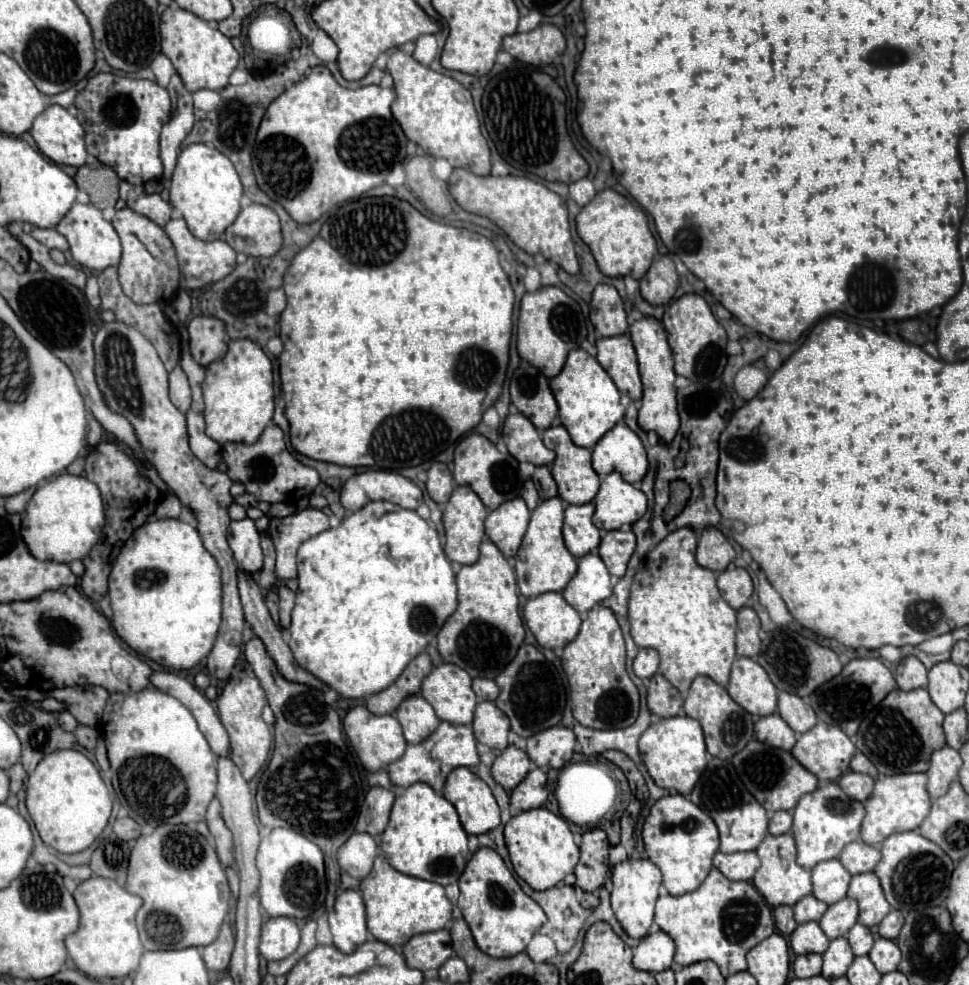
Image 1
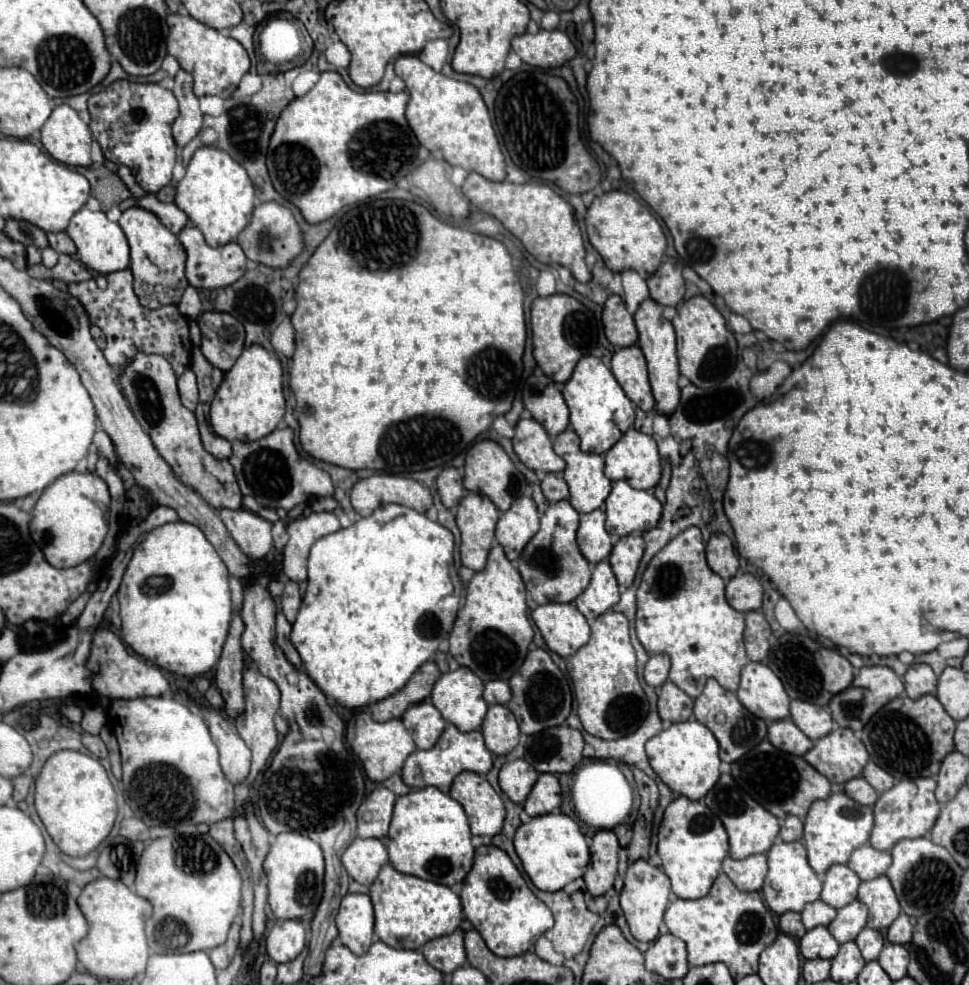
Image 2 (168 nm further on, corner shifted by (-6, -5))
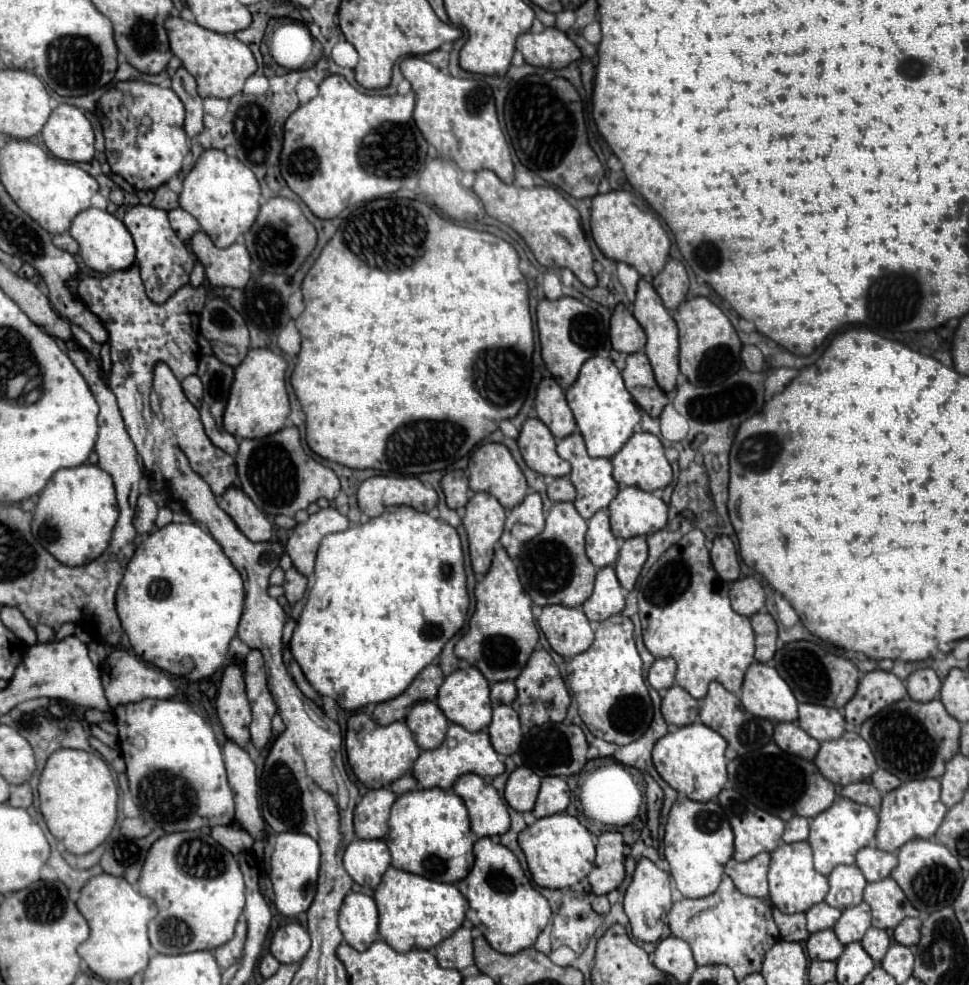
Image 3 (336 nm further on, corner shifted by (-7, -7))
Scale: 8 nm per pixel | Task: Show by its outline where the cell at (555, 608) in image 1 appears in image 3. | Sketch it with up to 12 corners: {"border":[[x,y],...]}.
{"border":[[547,605],[537,619],[565,659],[587,651],[601,621],[581,609]]}

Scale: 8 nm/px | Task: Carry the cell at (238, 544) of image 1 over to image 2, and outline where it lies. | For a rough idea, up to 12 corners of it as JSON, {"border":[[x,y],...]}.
{"border":[[220,509],[246,557],[272,551],[272,523],[248,509]]}

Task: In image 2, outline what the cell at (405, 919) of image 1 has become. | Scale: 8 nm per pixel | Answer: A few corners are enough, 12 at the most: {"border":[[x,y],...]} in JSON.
{"border":[[390,863],[372,883],[376,935],[420,949],[462,923],[450,887]]}

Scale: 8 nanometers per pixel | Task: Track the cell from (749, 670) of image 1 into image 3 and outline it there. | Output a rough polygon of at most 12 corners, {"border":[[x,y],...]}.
{"border":[[751,663],[741,703],[771,723],[797,721],[797,699],[775,667]]}

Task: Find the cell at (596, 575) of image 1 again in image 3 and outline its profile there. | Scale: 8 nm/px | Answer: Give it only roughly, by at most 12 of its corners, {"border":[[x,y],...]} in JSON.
{"border":[[613,567],[597,571],[583,603],[589,621],[603,621],[625,607]]}

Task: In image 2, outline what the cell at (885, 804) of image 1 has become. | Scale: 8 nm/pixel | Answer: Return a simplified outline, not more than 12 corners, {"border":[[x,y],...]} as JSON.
{"border":[[932,777],[904,779],[874,805],[870,845],[928,835],[940,813]]}

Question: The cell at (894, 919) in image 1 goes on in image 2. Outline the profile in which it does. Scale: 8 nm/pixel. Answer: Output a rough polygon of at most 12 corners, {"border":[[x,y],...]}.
{"border":[[902,913],[888,929],[888,941],[906,945],[914,917]]}

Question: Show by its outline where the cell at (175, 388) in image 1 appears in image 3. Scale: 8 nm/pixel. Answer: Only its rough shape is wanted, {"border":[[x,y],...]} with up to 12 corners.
{"border":[[197,375],[181,381],[187,399],[199,407],[203,383]]}

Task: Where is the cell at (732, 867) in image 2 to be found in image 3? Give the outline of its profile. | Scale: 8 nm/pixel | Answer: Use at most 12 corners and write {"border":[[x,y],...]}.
{"border":[[769,853],[731,859],[725,873],[743,895],[767,899]]}

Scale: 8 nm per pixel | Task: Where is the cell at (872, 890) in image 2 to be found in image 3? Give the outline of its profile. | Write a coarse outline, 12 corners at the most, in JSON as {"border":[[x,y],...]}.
{"border":[[891,877],[867,883],[873,927],[919,917]]}

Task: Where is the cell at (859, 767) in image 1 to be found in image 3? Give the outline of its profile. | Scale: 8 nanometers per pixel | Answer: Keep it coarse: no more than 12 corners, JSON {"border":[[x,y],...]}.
{"border":[[877,769],[871,775],[873,787],[881,793],[899,787],[899,779],[889,771]]}

